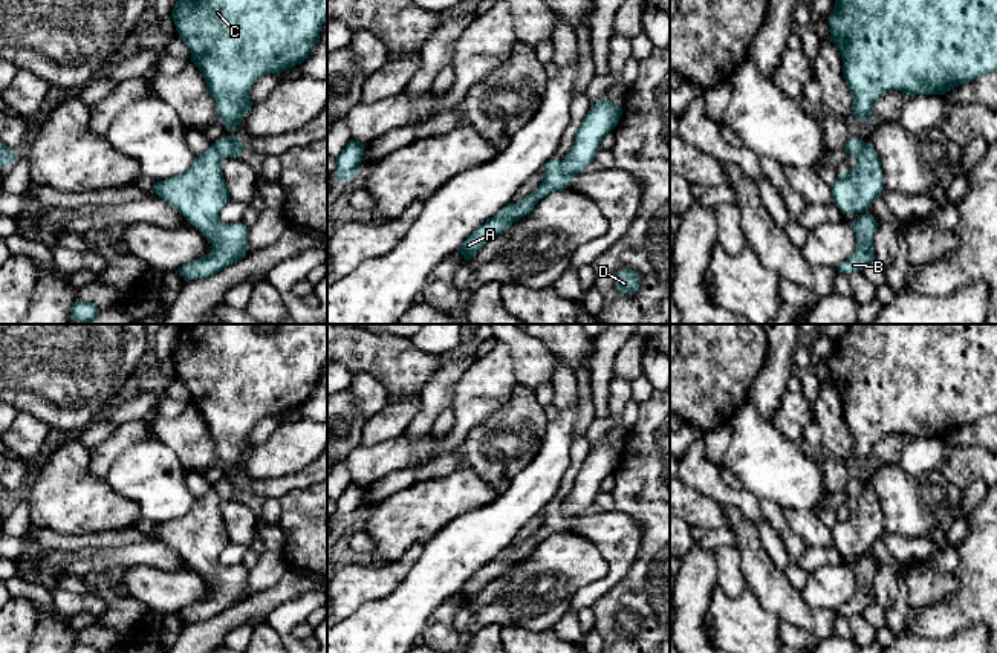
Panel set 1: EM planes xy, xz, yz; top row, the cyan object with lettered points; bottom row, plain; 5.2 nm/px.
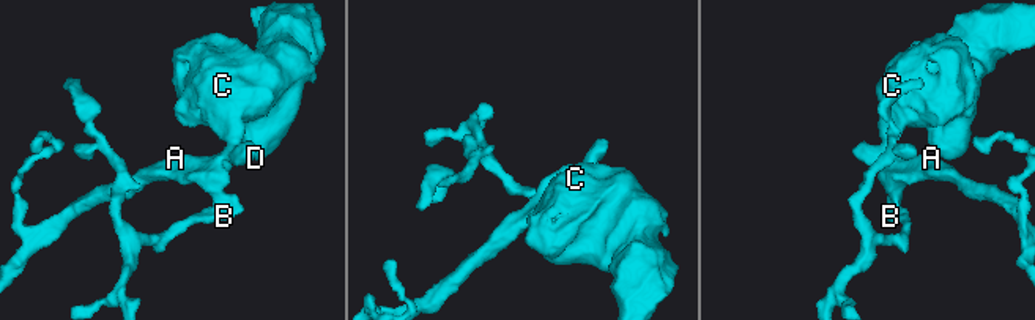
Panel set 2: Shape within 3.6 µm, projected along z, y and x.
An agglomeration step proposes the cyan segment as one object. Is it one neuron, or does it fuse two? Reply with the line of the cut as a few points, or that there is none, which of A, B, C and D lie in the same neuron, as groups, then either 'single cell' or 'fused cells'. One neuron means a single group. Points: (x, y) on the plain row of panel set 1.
cut xz (558, 503), (560, 510), (572, 519); groups A B / C D; fused cells

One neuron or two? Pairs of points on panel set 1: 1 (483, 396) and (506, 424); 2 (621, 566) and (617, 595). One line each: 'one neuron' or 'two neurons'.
1: two neurons
2: two neurons

